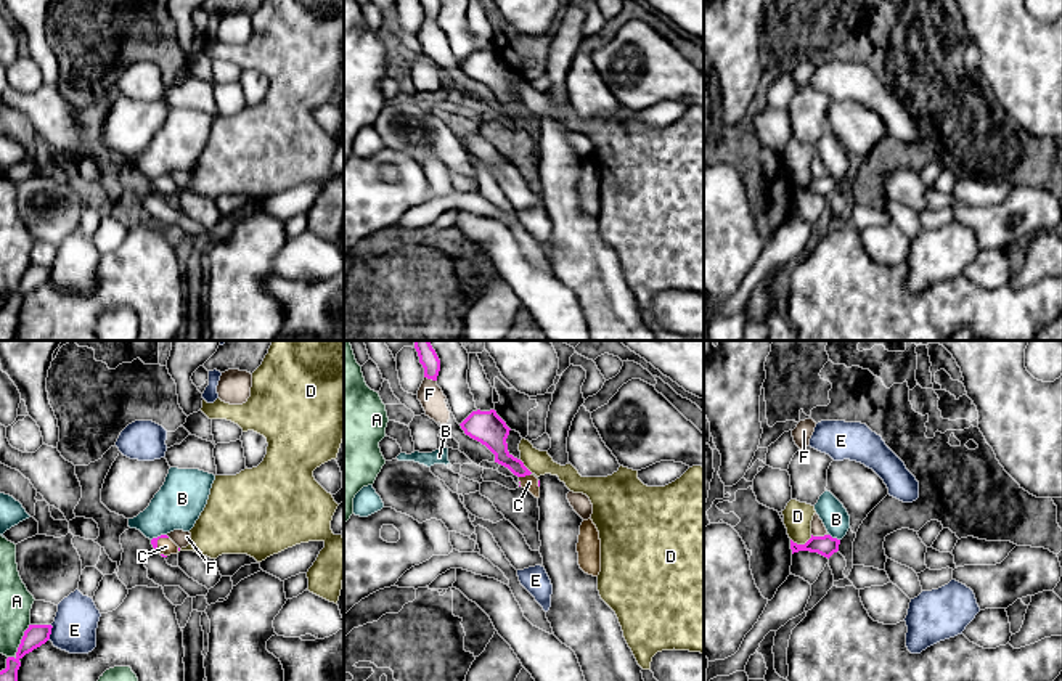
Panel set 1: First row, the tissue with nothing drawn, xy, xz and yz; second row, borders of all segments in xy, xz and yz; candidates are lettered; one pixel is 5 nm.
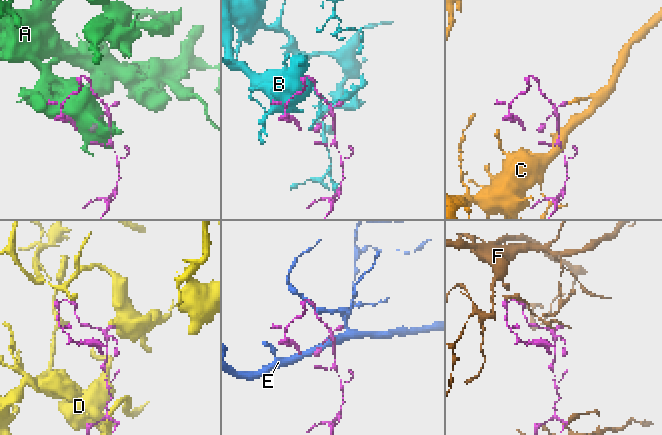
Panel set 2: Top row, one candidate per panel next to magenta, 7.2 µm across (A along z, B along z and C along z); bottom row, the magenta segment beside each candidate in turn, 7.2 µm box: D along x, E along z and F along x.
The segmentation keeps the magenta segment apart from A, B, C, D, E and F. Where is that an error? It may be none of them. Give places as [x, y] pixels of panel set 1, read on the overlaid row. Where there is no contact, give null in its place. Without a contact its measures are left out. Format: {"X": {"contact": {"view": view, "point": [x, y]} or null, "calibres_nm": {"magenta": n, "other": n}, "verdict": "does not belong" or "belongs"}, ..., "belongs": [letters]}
{"A": {"contact": {"view": "xy", "point": [21, 643]}, "calibres_nm": {"magenta": 110, "other": 160}, "verdict": "does not belong"}, "B": {"contact": {"view": "yz", "point": [834, 538]}, "calibres_nm": {"magenta": 100, "other": 140}, "verdict": "does not belong"}, "C": {"contact": {"view": "xz", "point": [524, 476]}, "calibres_nm": {"magenta": 120, "other": 80}, "verdict": "belongs"}, "D": {"contact": {"view": "yz", "point": [800, 545]}, "calibres_nm": {"magenta": 100, "other": 140}, "verdict": "does not belong"}, "E": {"contact": {"view": "xy", "point": [50, 633]}, "calibres_nm": {"magenta": 110, "other": 220}, "verdict": "does not belong"}, "F": {"contact": {"view": "yz", "point": [820, 537]}, "calibres_nm": {"magenta": 100, "other": 70}, "verdict": "does not belong"}, "belongs": ["C"]}

